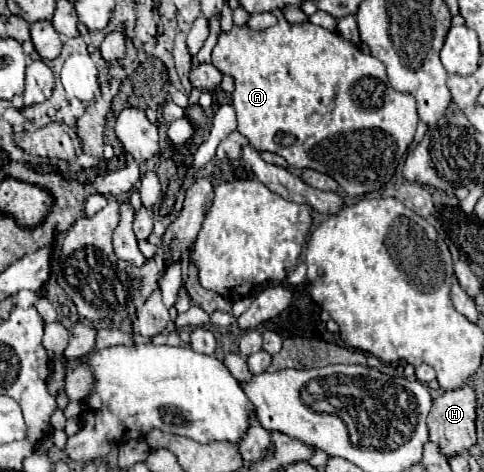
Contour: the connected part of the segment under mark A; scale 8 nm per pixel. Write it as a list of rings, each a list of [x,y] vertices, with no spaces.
[[[285,18],[263,32],[255,32],[247,24],[233,26],[229,32],[219,34],[211,64],[221,70],[221,74],[233,76],[237,130],[249,138],[257,150],[275,152],[297,170],[313,168],[325,172],[335,178],[349,196],[383,188],[413,142],[415,126],[419,122],[415,98],[393,90],[387,82],[383,64],[371,54],[361,52],[337,32],[311,22],[289,24]]]

